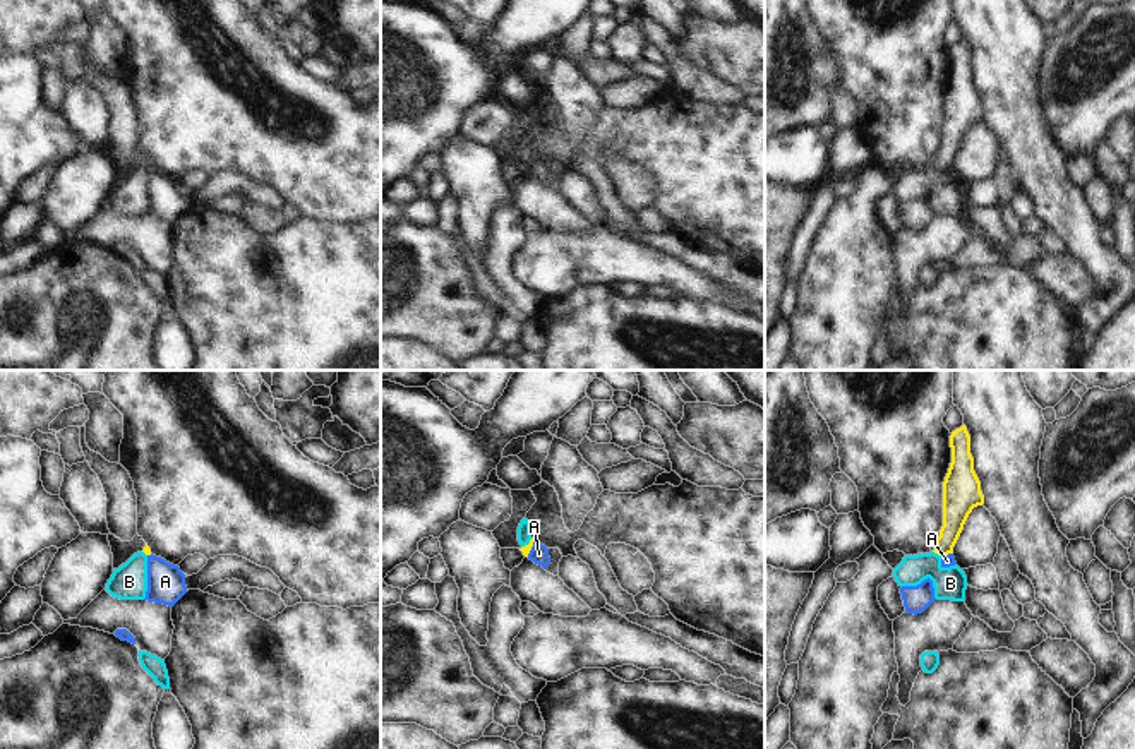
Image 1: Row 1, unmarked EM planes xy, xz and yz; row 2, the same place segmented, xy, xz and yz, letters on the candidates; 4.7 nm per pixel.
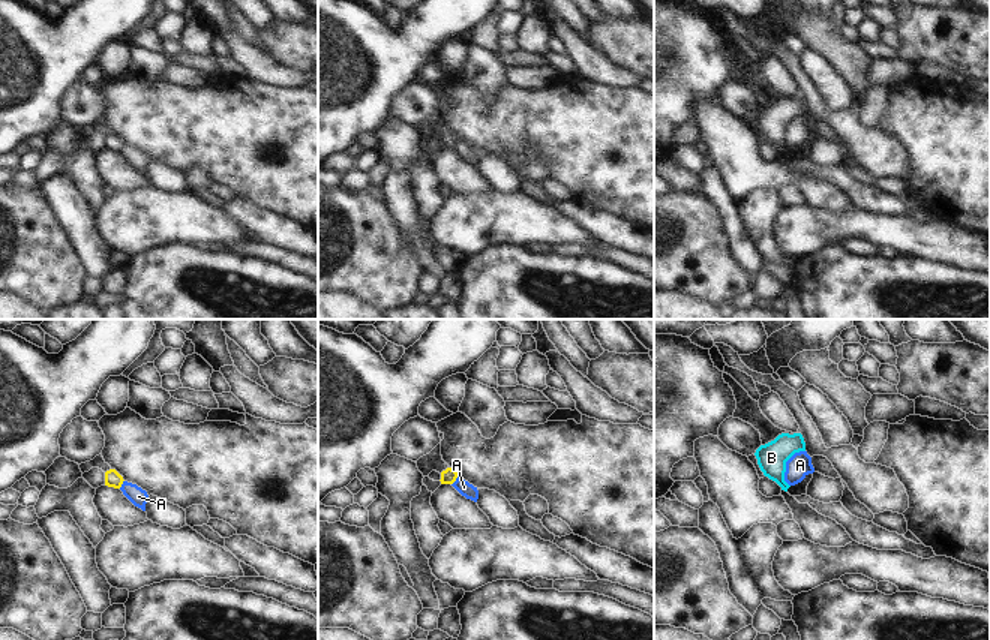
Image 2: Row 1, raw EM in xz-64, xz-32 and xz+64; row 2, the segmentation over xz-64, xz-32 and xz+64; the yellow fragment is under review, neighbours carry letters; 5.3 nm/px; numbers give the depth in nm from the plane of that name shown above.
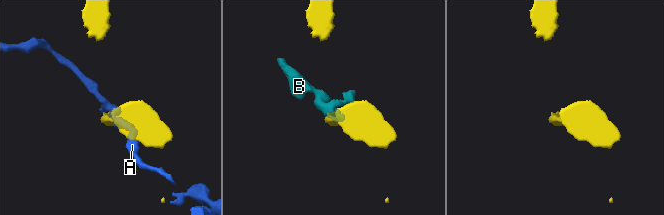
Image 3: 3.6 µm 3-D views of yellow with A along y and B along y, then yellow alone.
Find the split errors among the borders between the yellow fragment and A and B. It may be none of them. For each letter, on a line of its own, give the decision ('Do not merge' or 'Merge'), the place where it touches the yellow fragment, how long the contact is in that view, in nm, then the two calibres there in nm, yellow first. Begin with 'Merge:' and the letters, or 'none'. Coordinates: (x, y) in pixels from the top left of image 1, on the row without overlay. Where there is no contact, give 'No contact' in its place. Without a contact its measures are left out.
Merge: B
A: Do not merge. Touches yellow at xz (530, 165). Shared border 90 nm. Thickness 40 nm (yellow) against 90 nm
B: Merge. Touches yellow at yz (936, 168). Shared border 50 nm. Thickness 140 nm (yellow) against 160 nm

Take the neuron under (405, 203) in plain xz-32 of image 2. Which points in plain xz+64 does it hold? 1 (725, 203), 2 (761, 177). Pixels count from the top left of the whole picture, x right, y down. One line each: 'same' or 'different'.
1: different
2: same

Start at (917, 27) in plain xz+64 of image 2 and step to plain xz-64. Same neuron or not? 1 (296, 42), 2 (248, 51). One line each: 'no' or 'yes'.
1: yes
2: no

